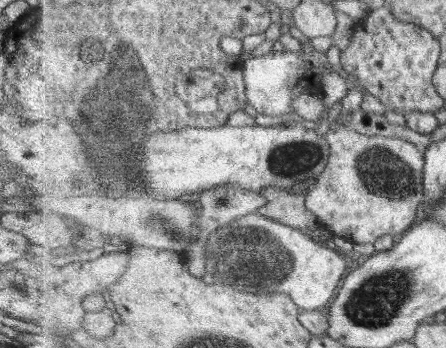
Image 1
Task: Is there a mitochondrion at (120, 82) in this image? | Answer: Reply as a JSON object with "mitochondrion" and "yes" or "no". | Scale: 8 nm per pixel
{"mitochondrion":"yes"}

